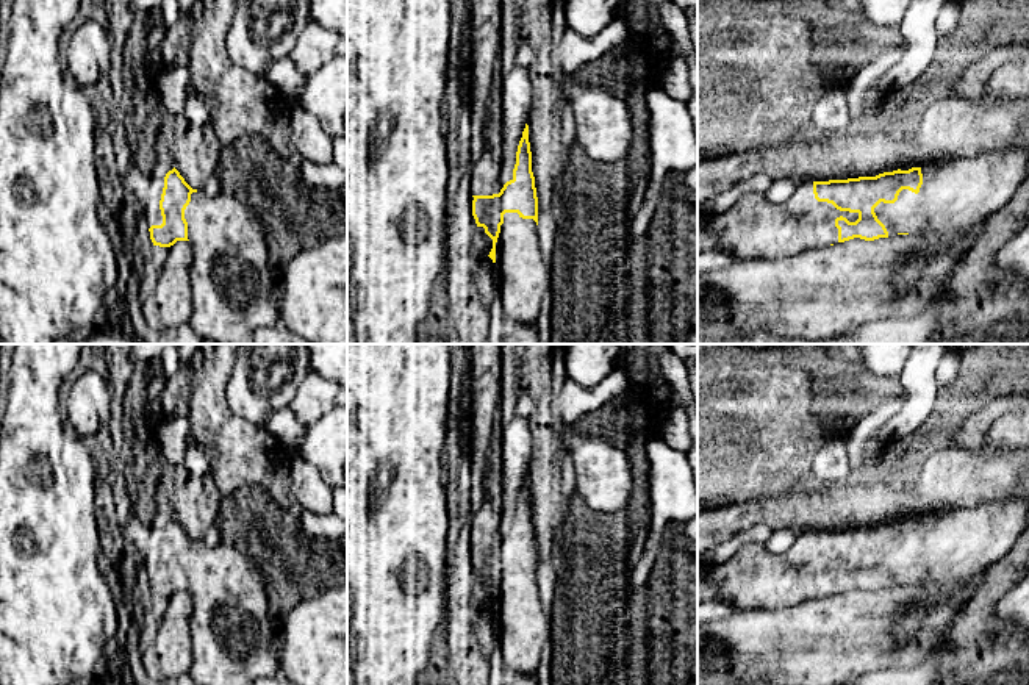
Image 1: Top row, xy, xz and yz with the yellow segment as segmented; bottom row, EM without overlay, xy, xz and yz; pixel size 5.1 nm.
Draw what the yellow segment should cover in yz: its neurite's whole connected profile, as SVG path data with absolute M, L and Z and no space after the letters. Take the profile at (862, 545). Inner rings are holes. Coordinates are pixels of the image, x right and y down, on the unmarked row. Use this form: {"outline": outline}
{"outline": "M1029 464L1018 471L1006 499L876 527L807 530L782 554L769 552L765 544L751 543L715 568L708 580L716 586L718 596L730 599L741 610L777 610L854 588L874 591L896 585L924 585L948 596L1012 549L1027 525L1027 511Z"}

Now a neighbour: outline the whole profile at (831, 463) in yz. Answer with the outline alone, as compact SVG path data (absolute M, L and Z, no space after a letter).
M843 438L823 444L812 461L812 479L818 486L826 482L844 483L851 471Z

